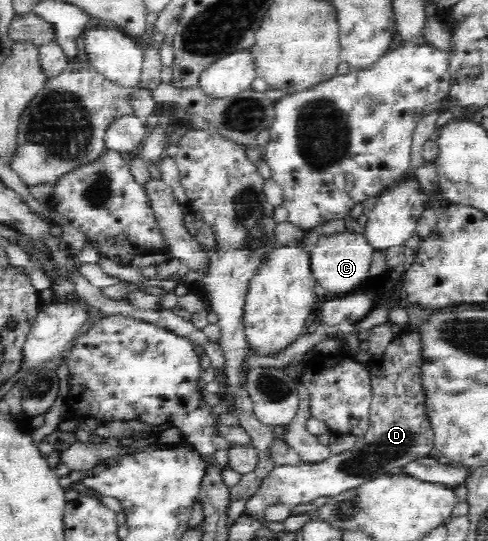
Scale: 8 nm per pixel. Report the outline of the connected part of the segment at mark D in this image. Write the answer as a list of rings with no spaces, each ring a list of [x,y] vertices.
[[[403,331],[395,336],[380,356],[366,362],[370,372],[372,401],[369,405],[369,424],[364,435],[344,453],[330,455],[315,464],[286,464],[274,466],[257,489],[246,500],[244,512],[255,519],[273,504],[286,504],[289,508],[313,503],[321,496],[334,497],[374,477],[394,474],[400,466],[411,460],[434,454],[432,430],[425,419],[423,393],[418,377],[419,337]]]

